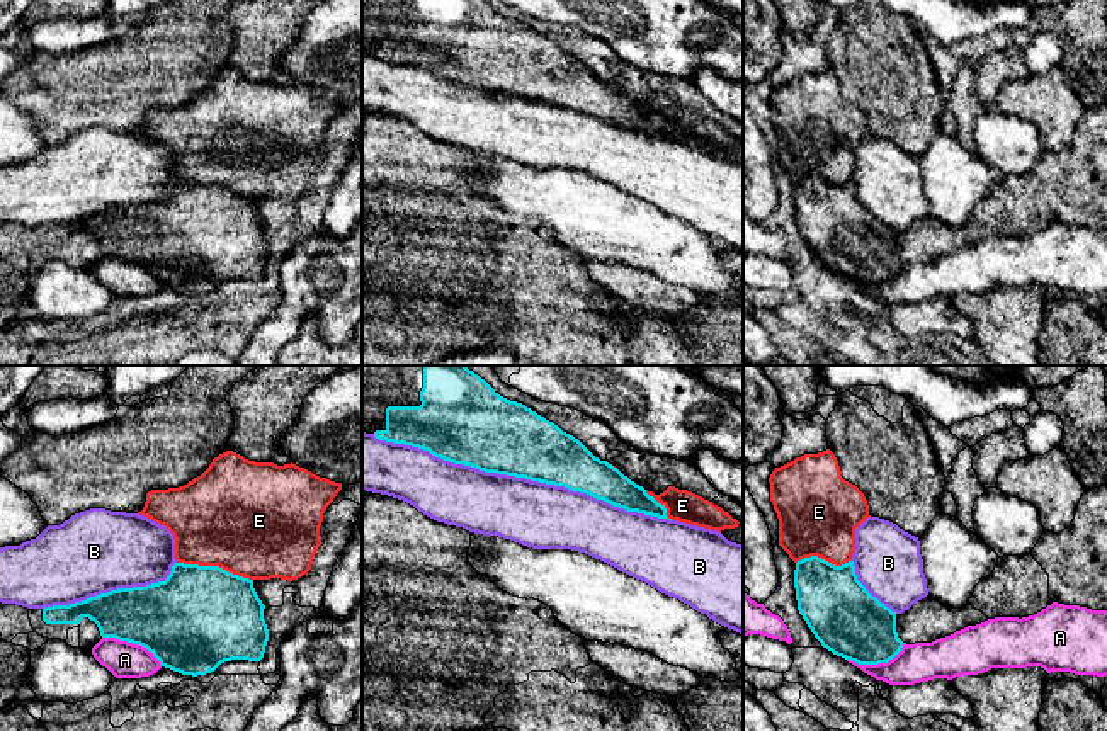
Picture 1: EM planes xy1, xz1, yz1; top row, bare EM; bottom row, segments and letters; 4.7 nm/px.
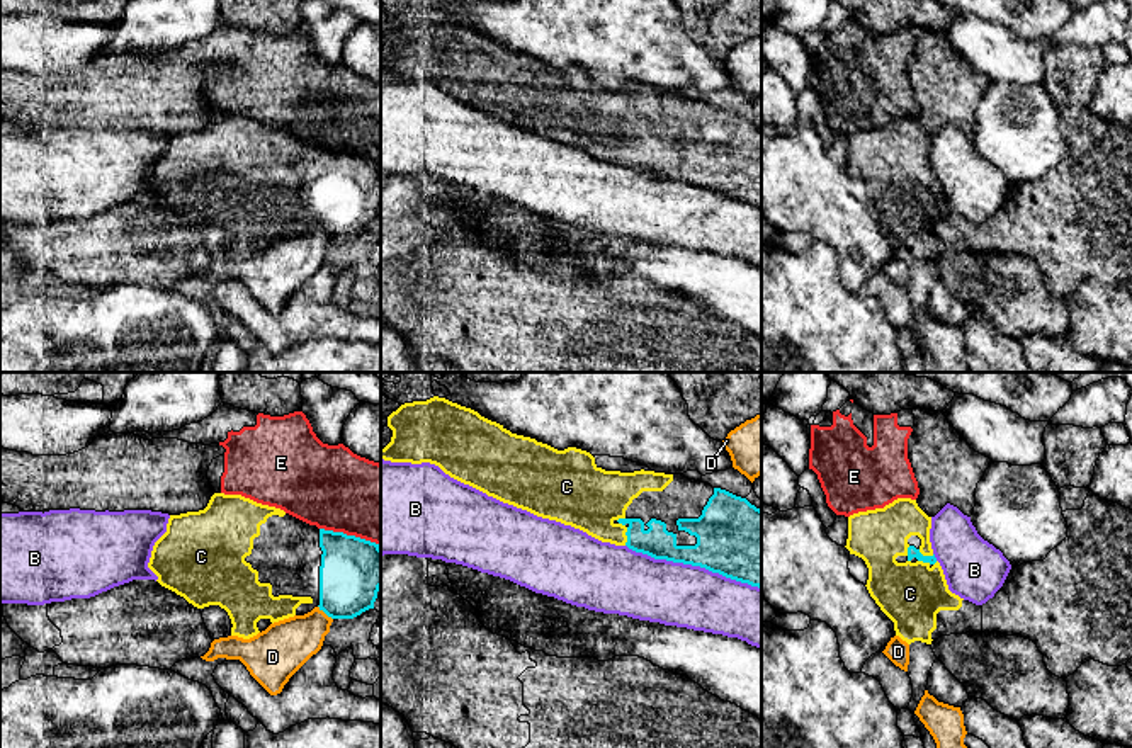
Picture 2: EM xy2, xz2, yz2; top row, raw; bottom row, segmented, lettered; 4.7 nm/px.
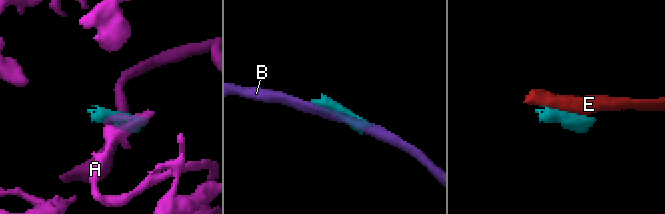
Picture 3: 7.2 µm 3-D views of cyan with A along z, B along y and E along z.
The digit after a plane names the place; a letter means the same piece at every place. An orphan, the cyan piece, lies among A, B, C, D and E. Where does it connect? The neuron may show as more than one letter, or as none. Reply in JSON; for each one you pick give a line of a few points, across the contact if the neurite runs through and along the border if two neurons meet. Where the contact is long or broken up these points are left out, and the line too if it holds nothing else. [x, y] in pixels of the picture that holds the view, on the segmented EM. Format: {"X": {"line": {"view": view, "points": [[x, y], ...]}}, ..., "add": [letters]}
{"add": ["C"]}

